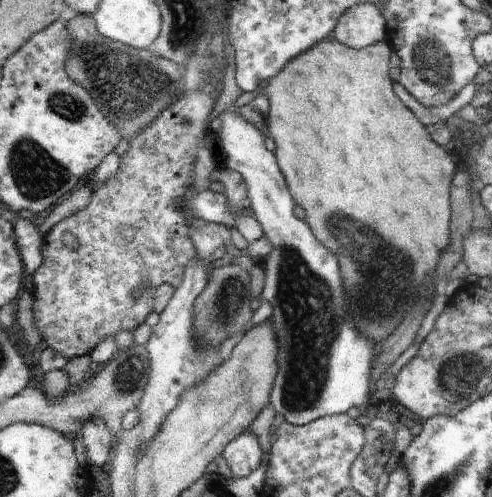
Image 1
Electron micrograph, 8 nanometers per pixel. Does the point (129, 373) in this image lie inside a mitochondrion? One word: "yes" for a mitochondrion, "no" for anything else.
yes

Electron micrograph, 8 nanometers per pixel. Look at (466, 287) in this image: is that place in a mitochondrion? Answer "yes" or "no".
no

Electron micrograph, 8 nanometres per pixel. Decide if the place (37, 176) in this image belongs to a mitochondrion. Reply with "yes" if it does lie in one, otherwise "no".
yes

